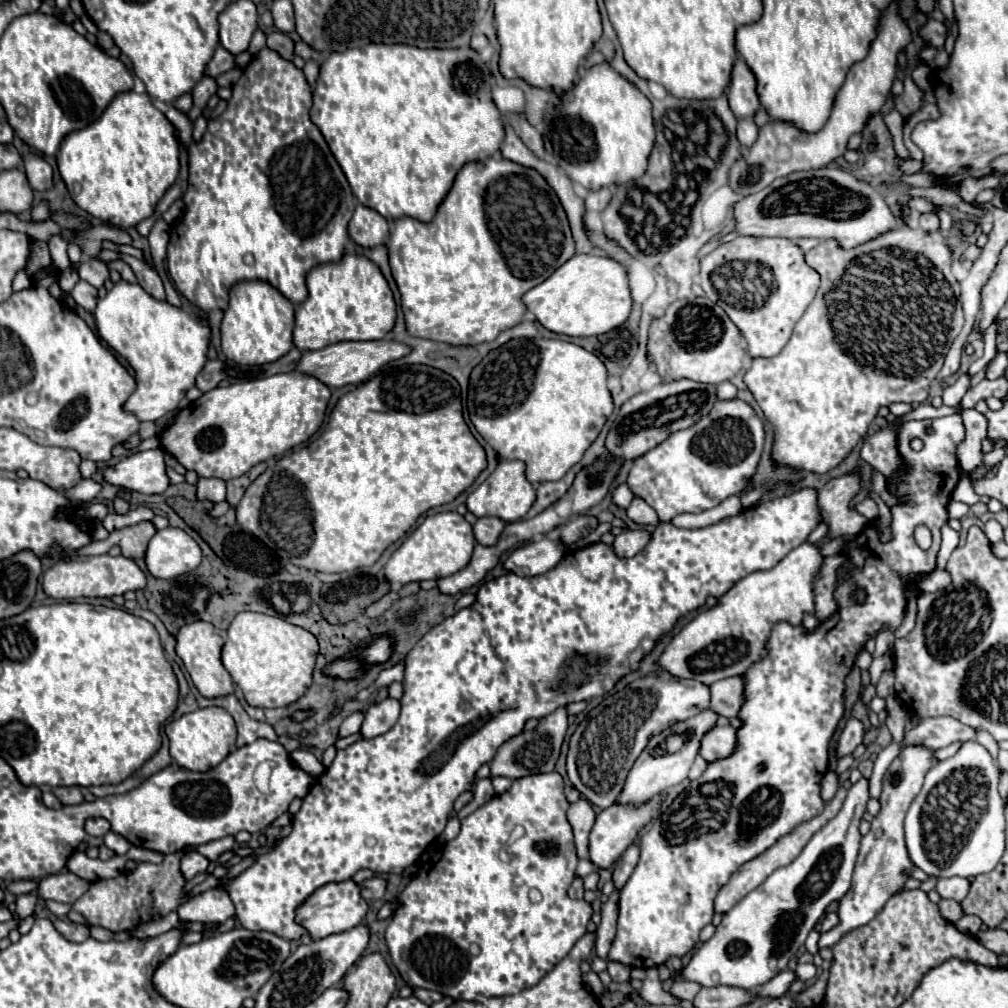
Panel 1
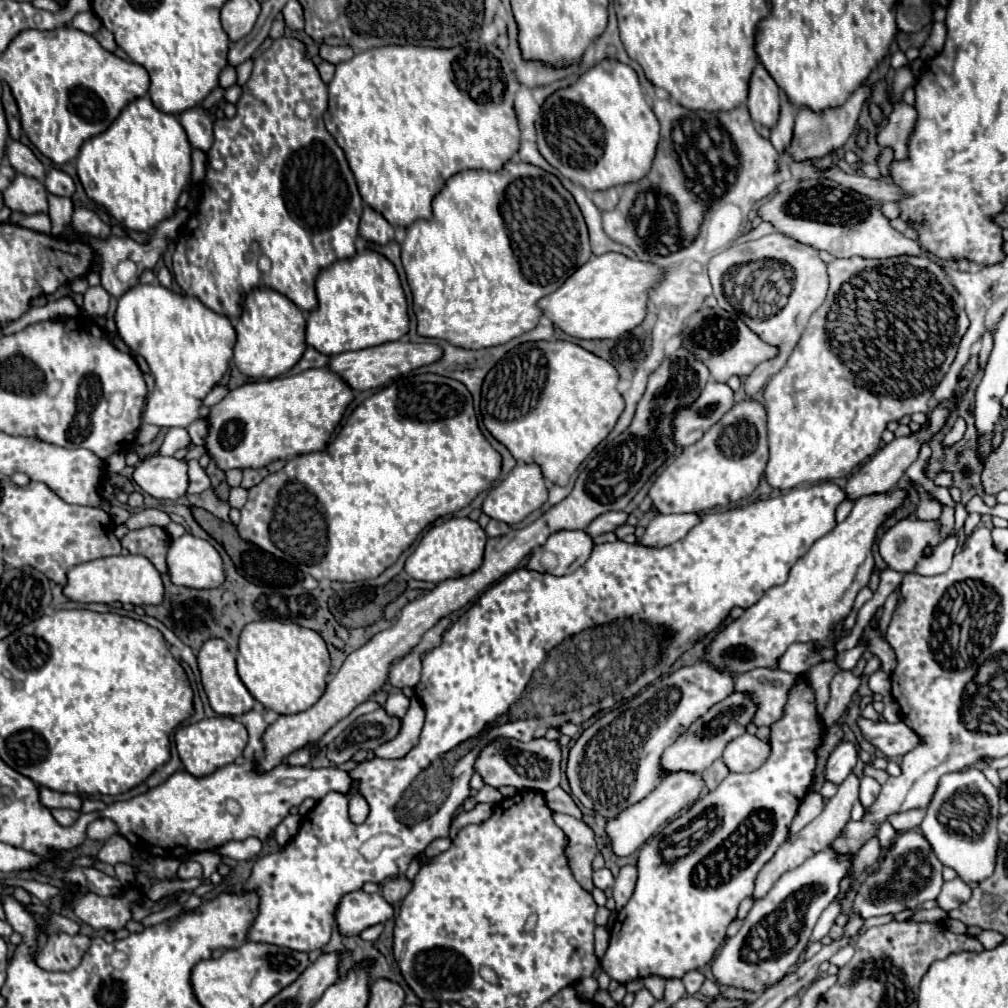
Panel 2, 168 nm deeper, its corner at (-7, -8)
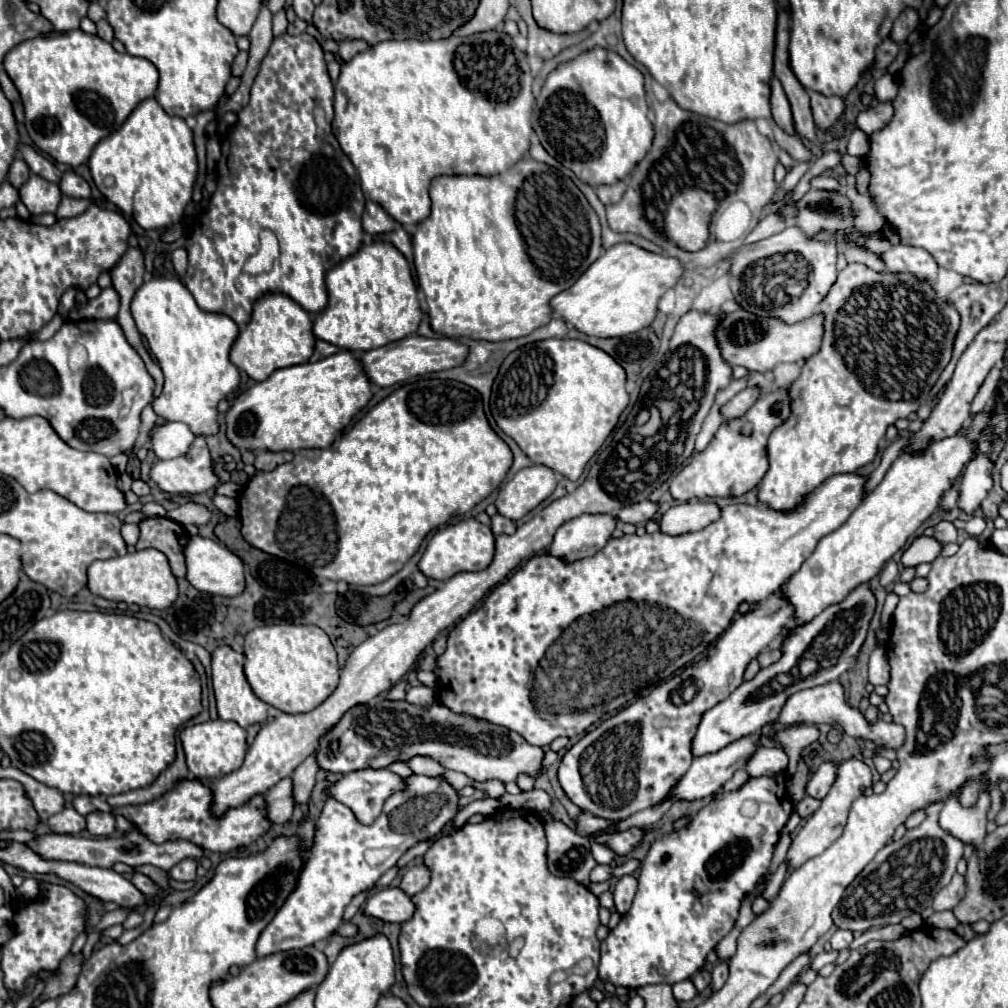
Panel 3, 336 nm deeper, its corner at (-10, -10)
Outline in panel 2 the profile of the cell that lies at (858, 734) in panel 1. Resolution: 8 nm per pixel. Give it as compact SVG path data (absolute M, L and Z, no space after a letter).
M841 742L827 758L825 764L825 780L833 784L841 784L853 770L857 762L857 748L851 742Z

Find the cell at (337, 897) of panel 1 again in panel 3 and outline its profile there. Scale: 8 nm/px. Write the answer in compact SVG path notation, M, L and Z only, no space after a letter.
M384 888L380 892L374 892L366 900L364 908L364 916L372 916L382 922L402 924L408 918L412 918L412 914L414 914L412 900L400 888Z

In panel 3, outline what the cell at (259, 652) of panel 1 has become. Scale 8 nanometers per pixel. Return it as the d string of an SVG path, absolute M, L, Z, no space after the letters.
M278 624L254 628L246 634L244 654L244 674L254 694L286 714L314 710L338 686L336 650L330 638L318 626Z

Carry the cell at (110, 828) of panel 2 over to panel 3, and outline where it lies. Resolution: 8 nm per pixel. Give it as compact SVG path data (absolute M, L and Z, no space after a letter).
M92 812L86 816L86 822L88 822L88 832L92 836L112 836L116 830L116 820L112 814Z

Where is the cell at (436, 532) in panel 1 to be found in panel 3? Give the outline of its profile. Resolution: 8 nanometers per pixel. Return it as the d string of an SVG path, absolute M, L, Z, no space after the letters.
M474 518L460 520L446 528L440 528L428 542L418 568L426 578L448 580L458 572L476 572L484 570L494 558L494 534L486 524L480 524Z

